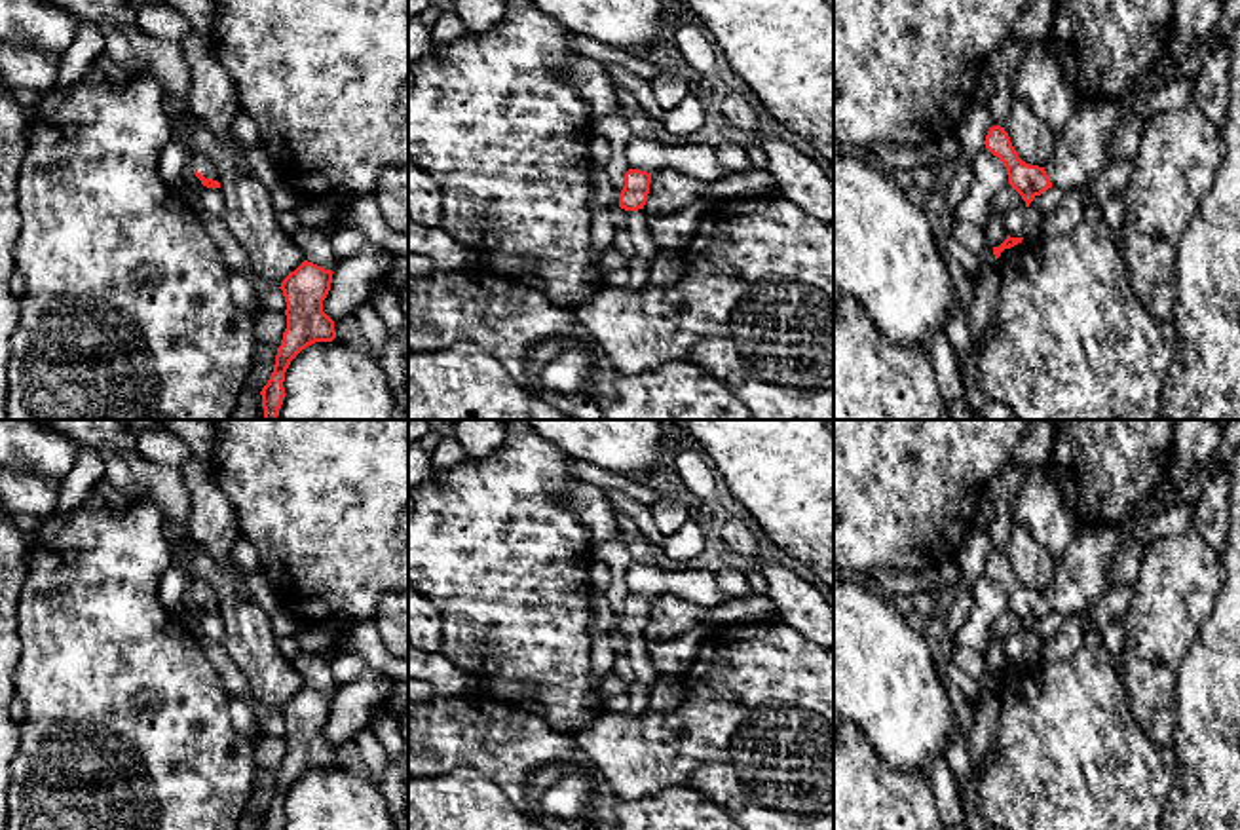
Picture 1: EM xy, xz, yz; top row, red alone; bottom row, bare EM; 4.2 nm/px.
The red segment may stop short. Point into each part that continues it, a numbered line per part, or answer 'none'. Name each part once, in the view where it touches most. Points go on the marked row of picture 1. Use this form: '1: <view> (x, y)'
1: xy (206, 168)

